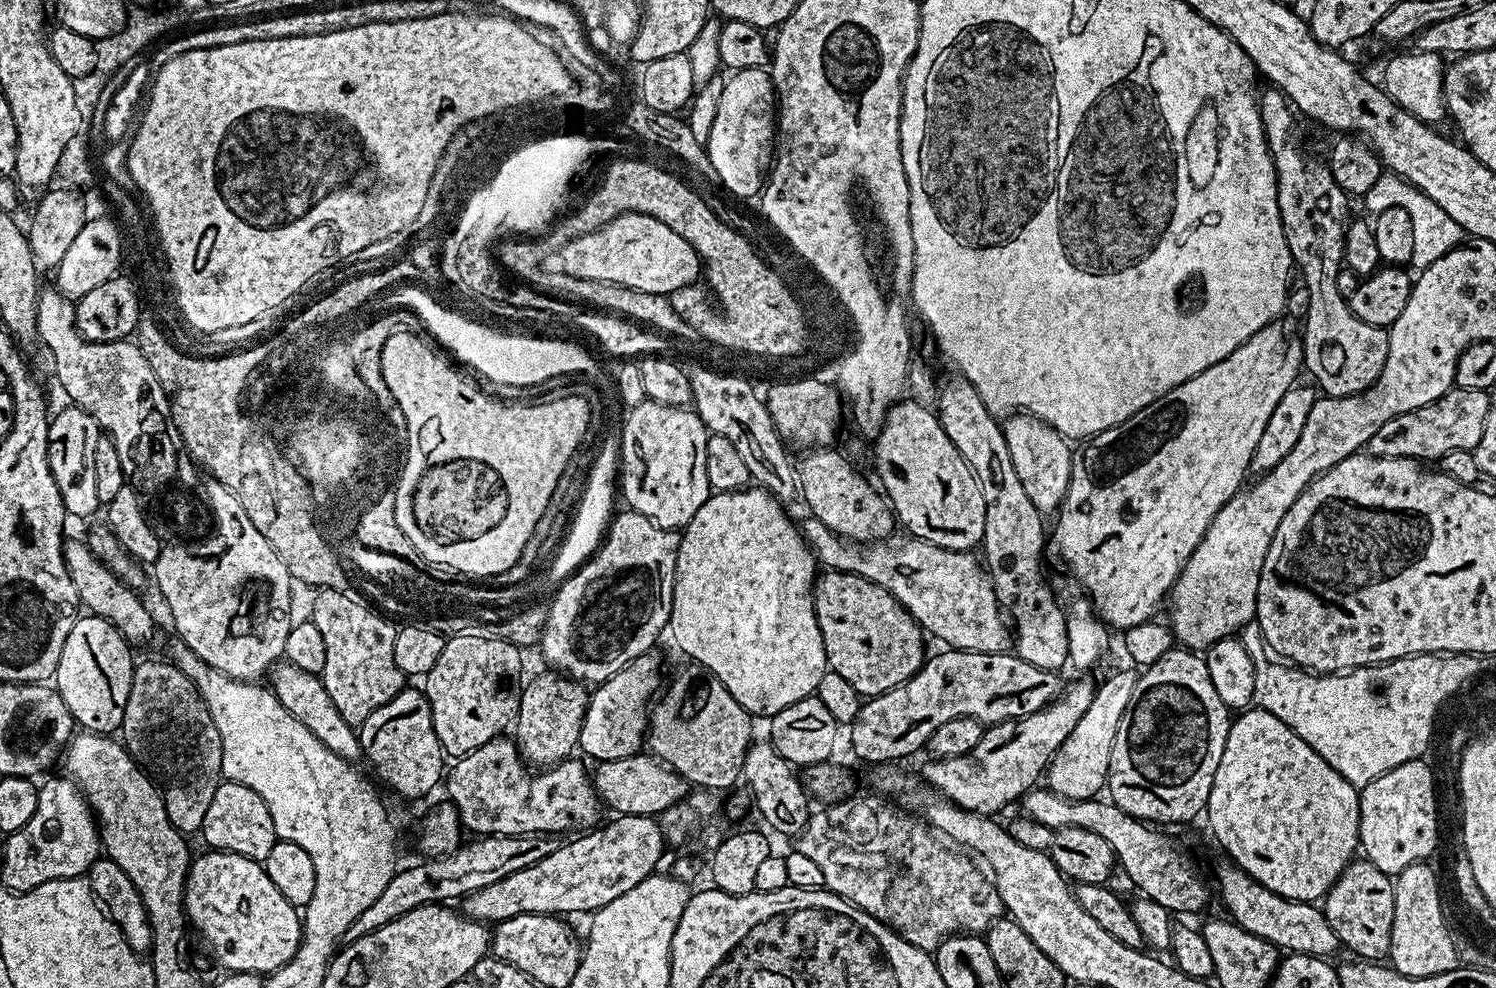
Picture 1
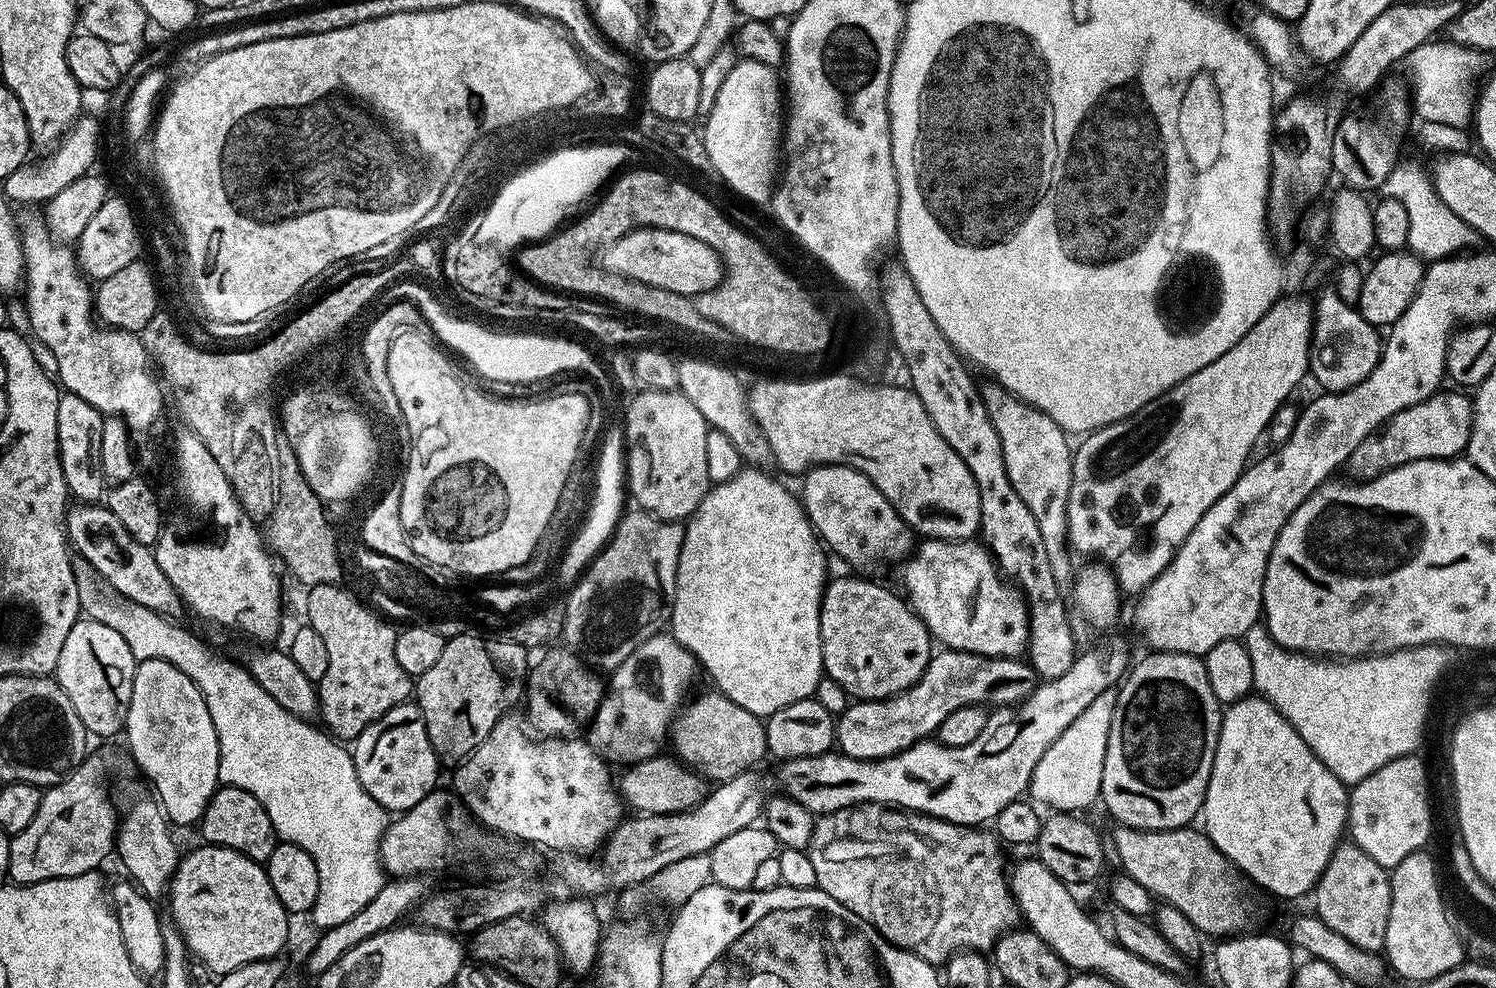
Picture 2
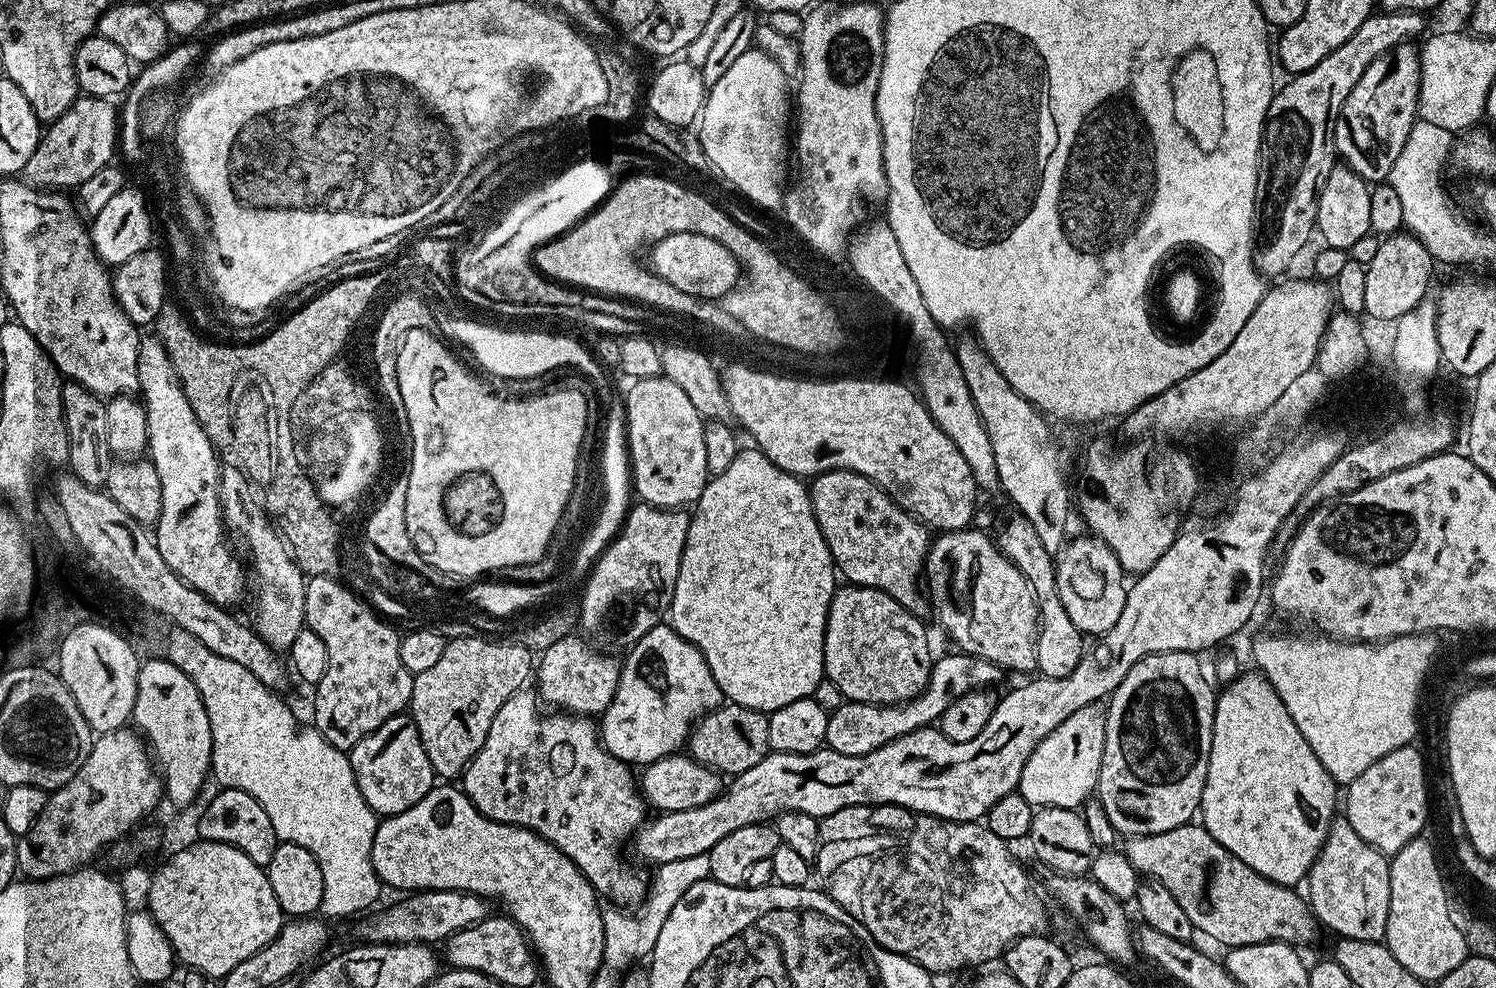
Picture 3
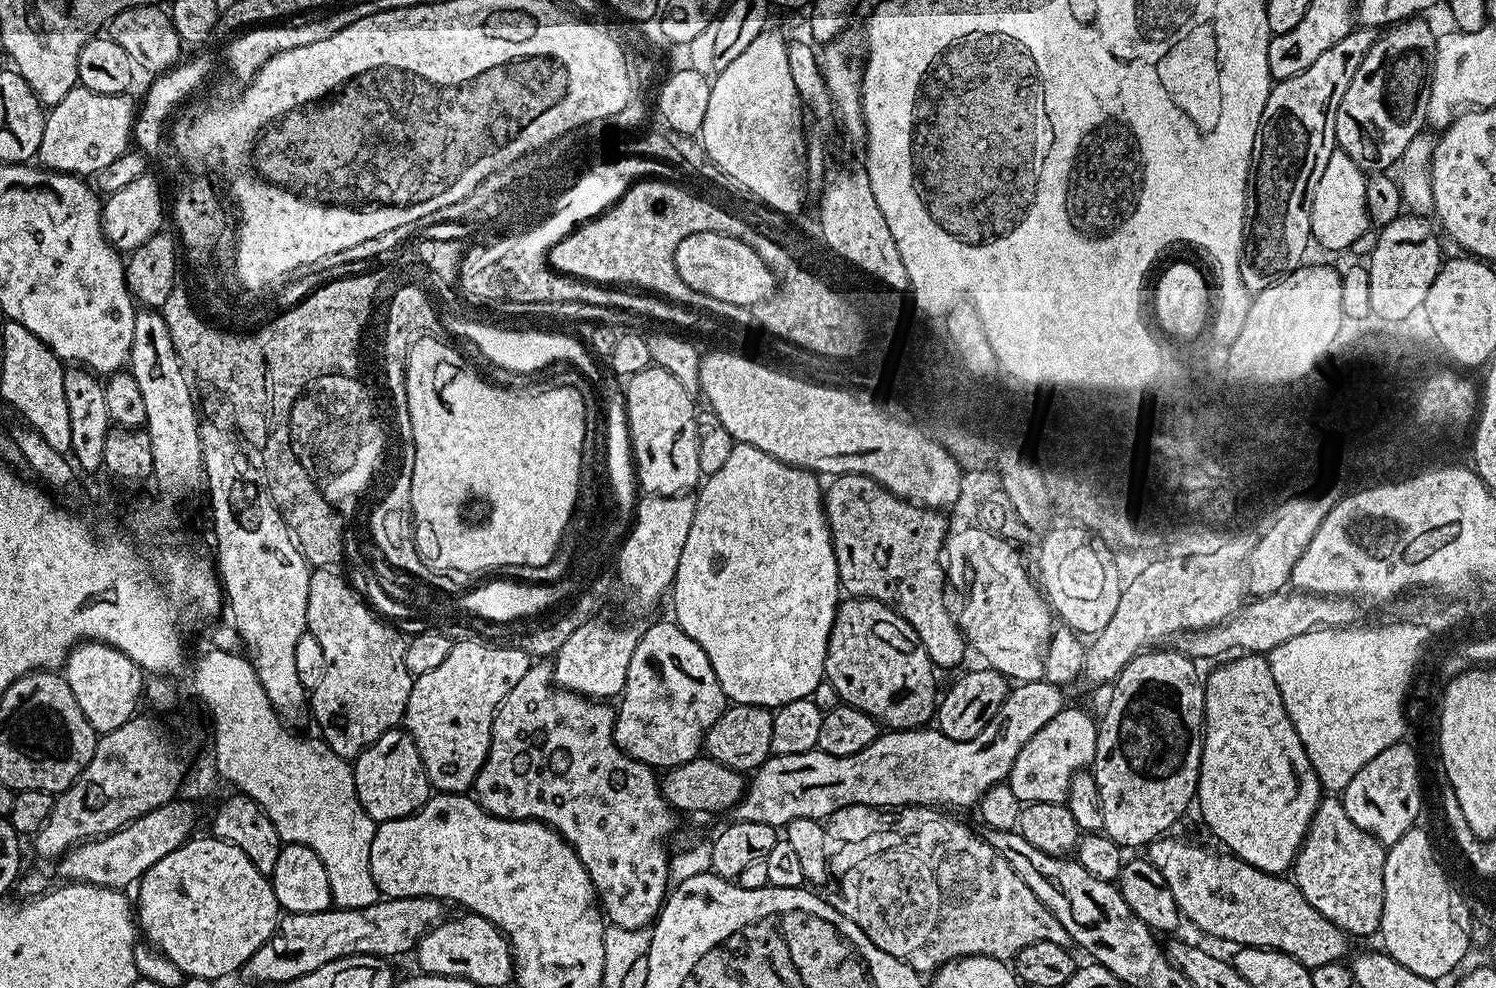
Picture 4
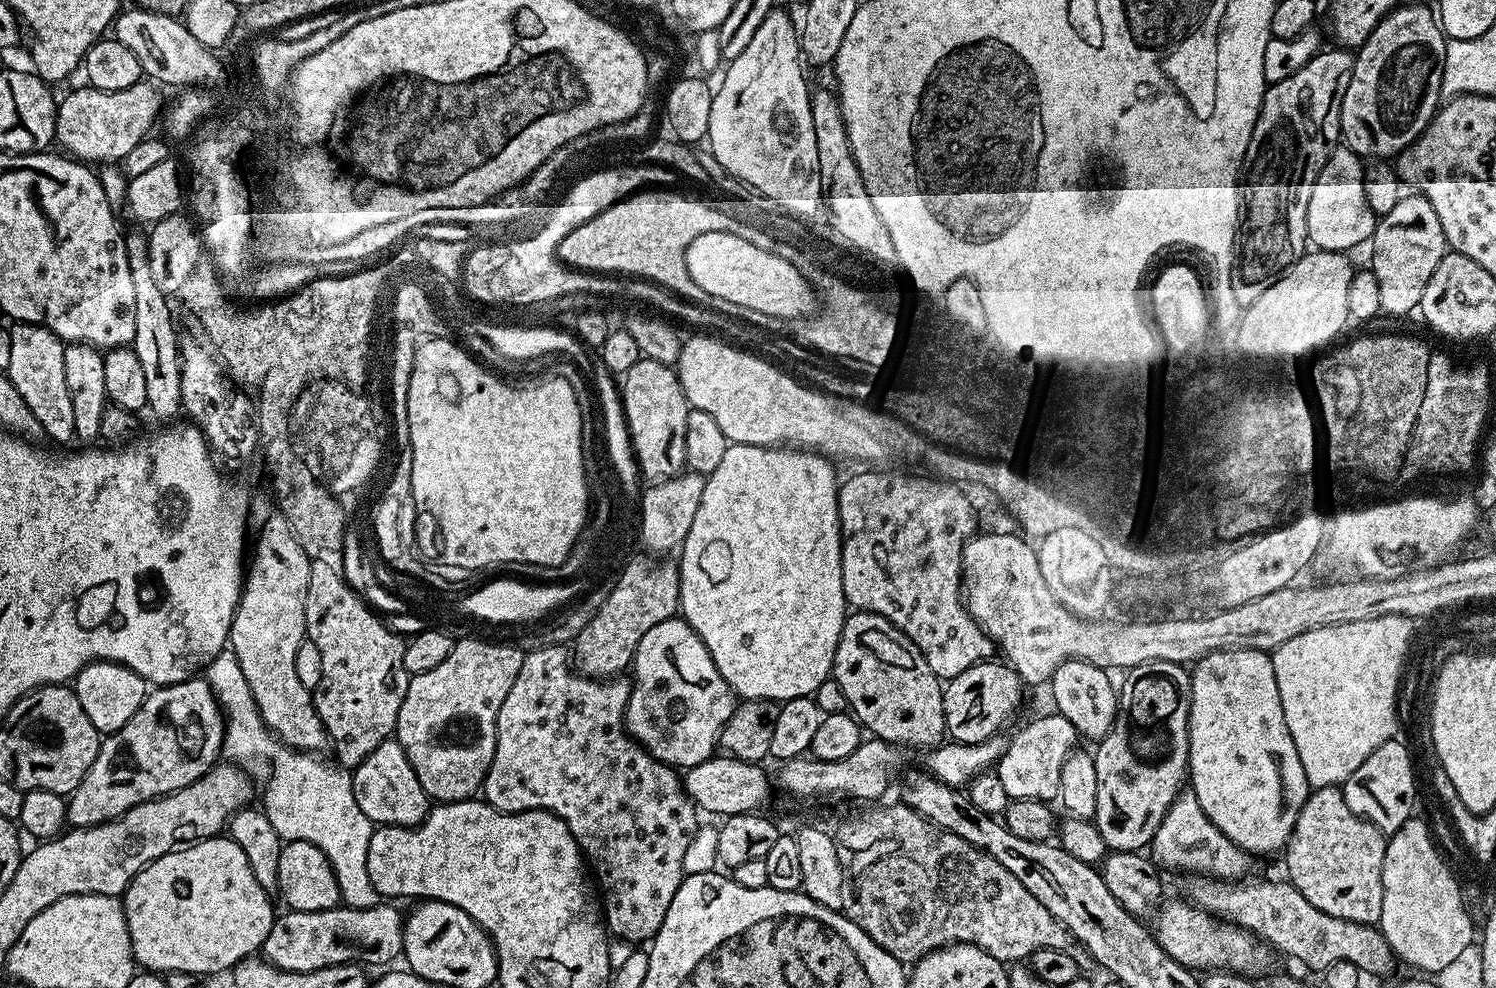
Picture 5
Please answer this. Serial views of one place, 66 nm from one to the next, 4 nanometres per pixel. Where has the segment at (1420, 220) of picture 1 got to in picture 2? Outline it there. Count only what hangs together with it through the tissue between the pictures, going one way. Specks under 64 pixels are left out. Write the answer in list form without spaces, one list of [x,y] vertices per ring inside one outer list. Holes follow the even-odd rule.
[[[1399,163],[1380,187],[1384,196],[1402,202],[1410,219],[1409,249],[1423,261],[1435,262],[1477,247],[1479,234],[1456,214],[1440,198],[1432,184],[1431,175],[1416,164]]]

